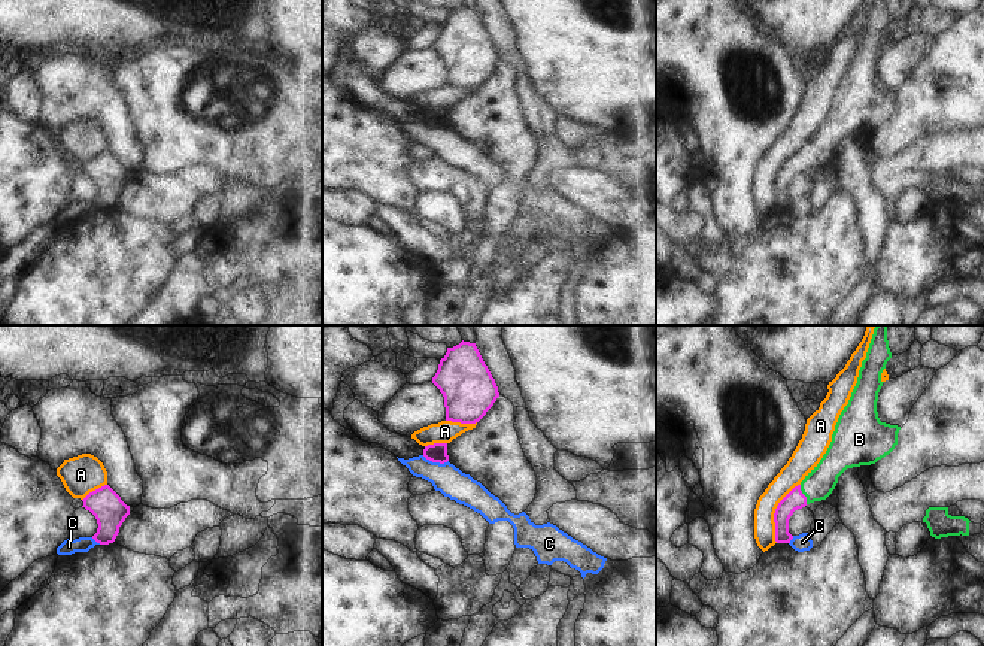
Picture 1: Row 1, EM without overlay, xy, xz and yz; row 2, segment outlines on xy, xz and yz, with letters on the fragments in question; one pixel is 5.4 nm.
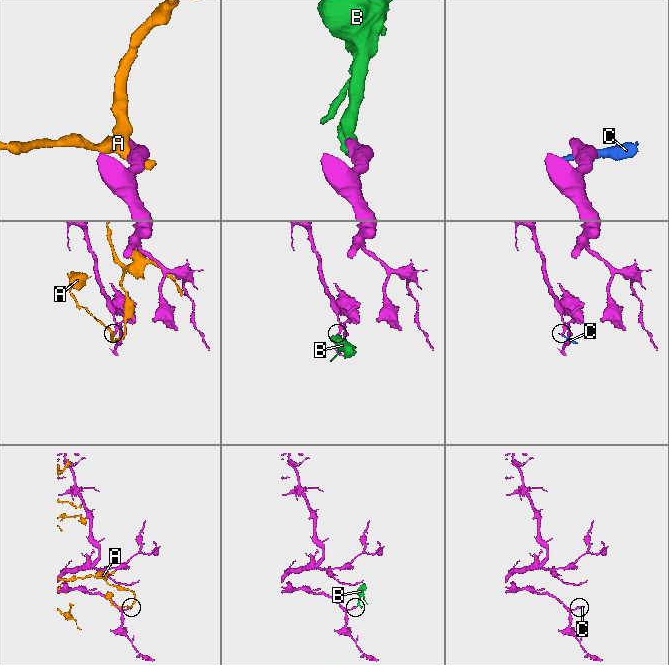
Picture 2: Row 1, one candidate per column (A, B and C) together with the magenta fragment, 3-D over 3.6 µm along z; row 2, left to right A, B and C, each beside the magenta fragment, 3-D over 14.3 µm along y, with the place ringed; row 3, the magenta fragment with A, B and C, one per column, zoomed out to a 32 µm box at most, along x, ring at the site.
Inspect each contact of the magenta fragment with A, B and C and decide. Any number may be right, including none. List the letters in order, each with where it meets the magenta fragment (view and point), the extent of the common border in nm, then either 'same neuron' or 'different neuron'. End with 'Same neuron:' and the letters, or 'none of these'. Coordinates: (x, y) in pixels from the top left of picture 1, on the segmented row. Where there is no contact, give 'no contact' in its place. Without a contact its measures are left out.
A: meets magenta in yz at (776, 512); contact 340 nm long; different neuron
B: meets magenta in yz at (802, 494); contact 110 nm long; same neuron
C: meets magenta in xz at (436, 461); contact 150 nm long; different neuron
Same neuron: B

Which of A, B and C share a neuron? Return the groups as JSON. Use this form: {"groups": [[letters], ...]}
{"groups": [["A"], ["B"], ["C"]]}

